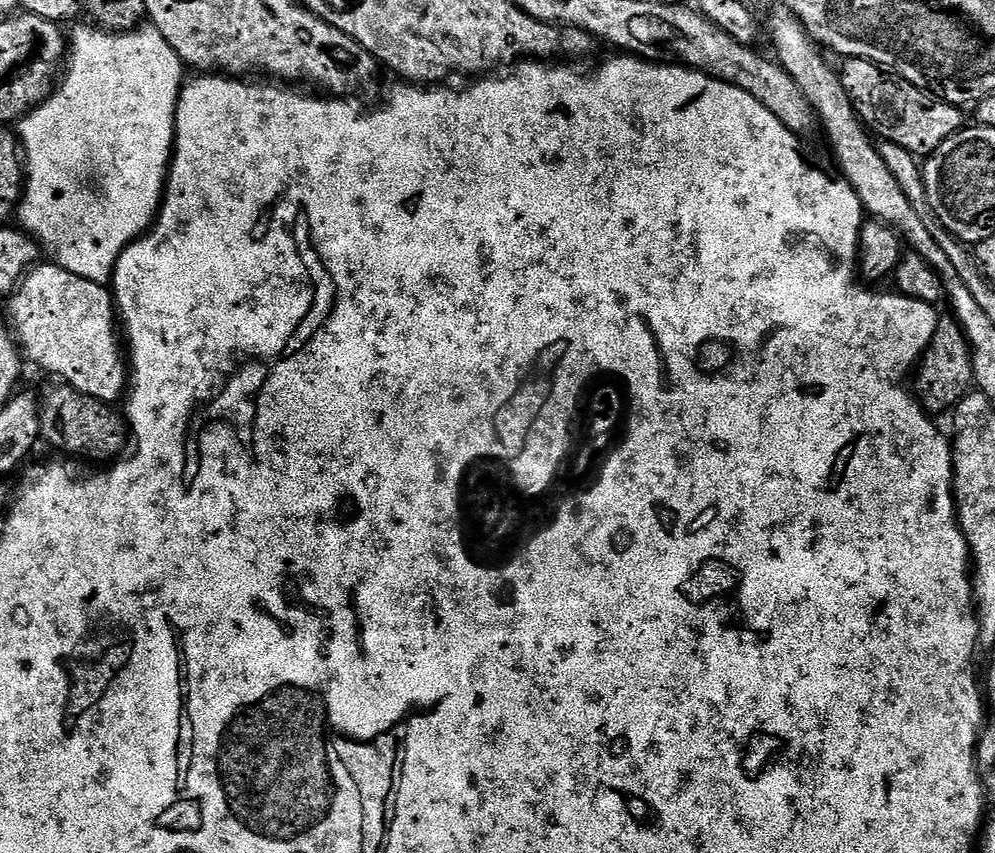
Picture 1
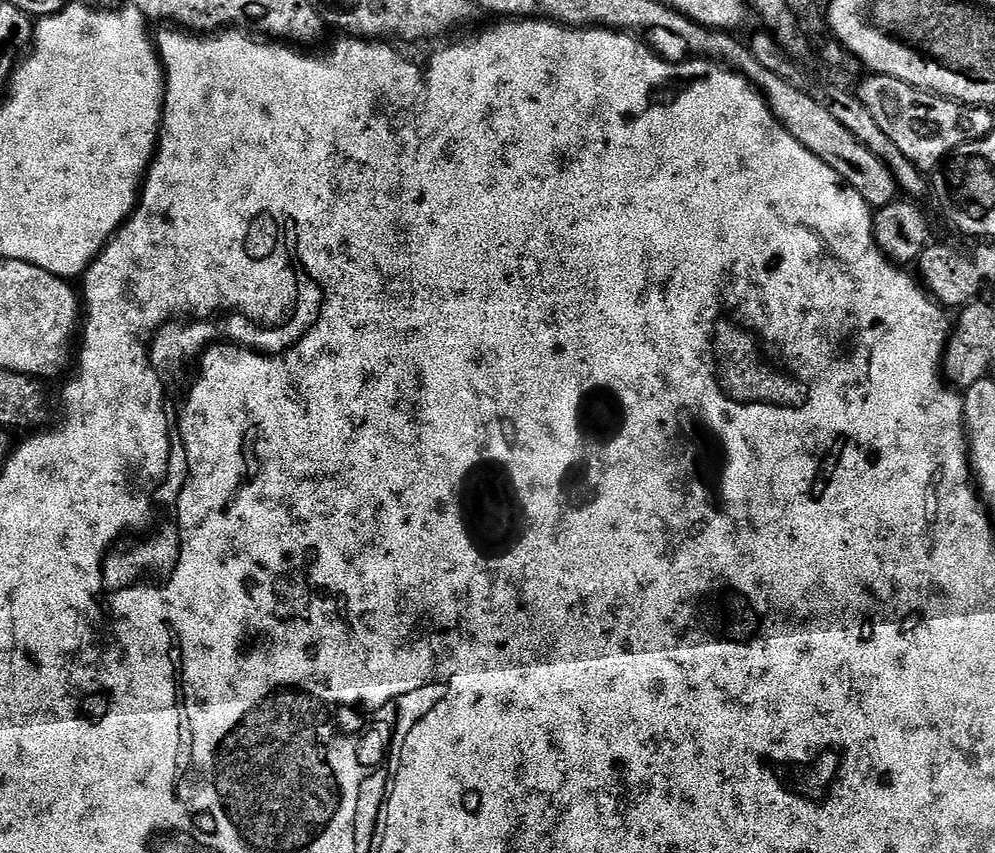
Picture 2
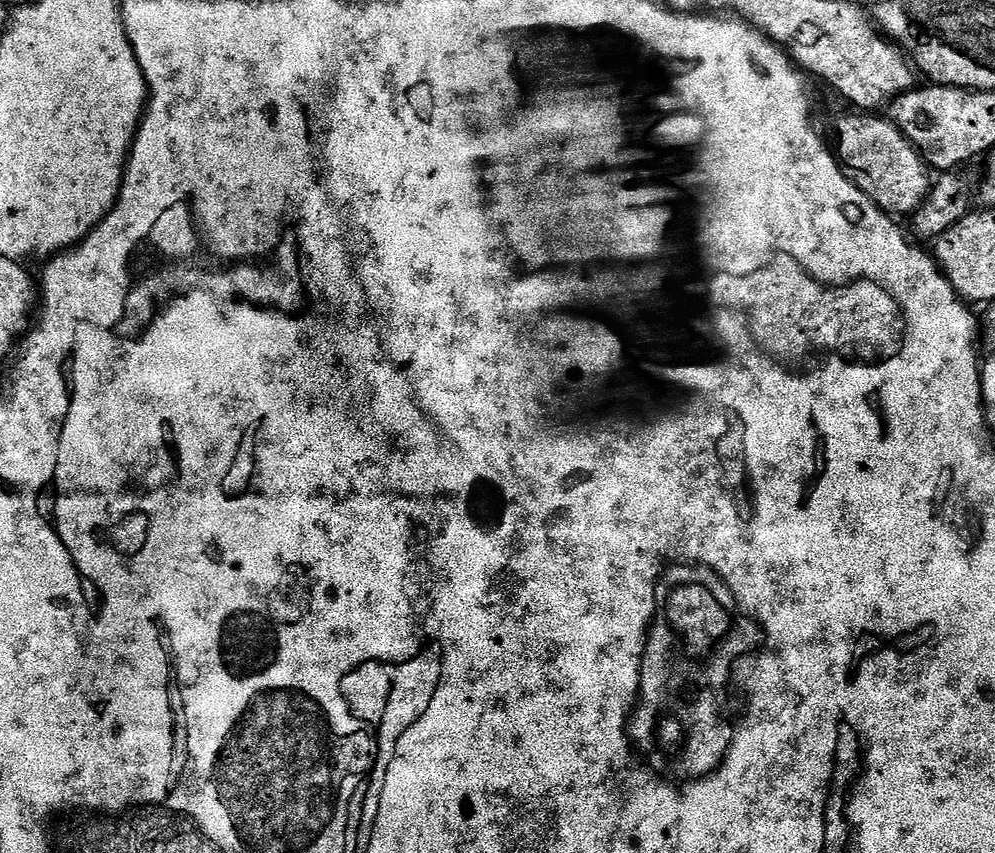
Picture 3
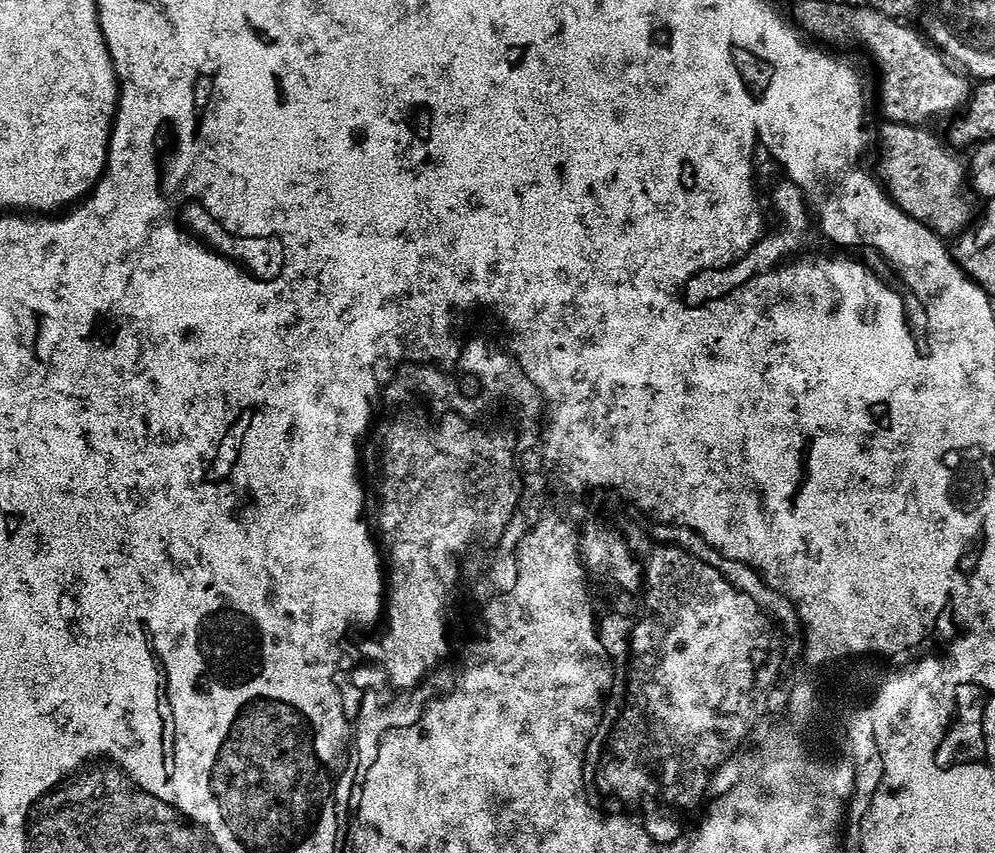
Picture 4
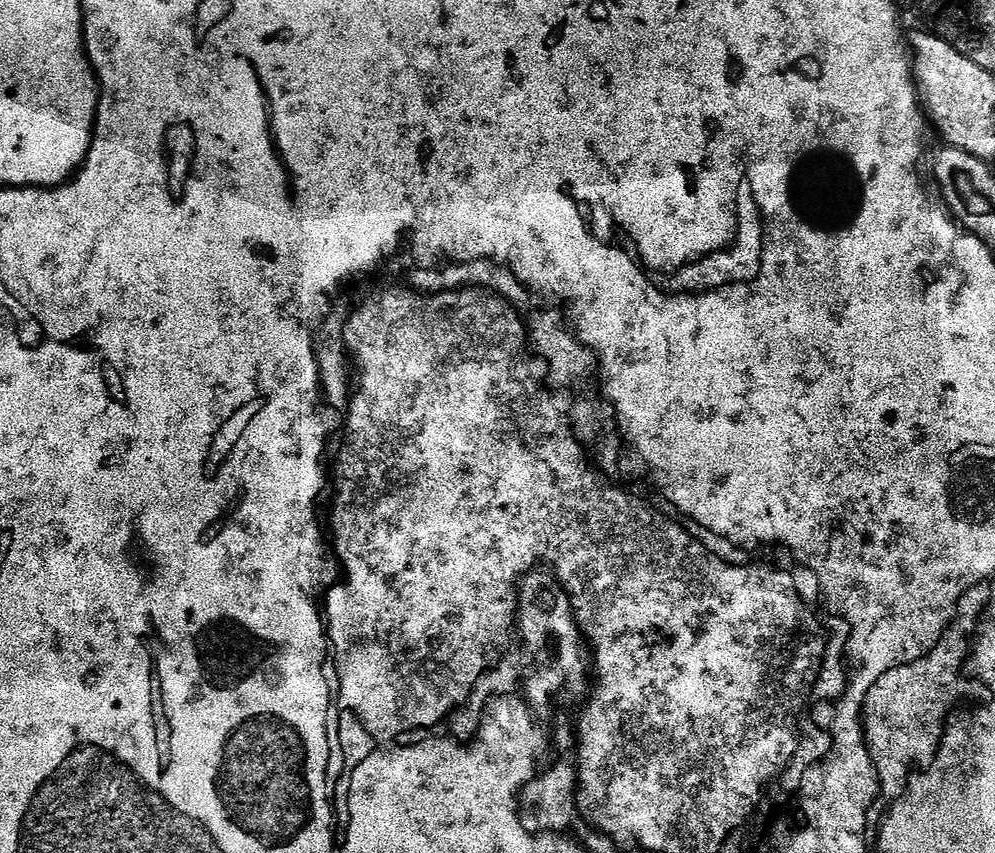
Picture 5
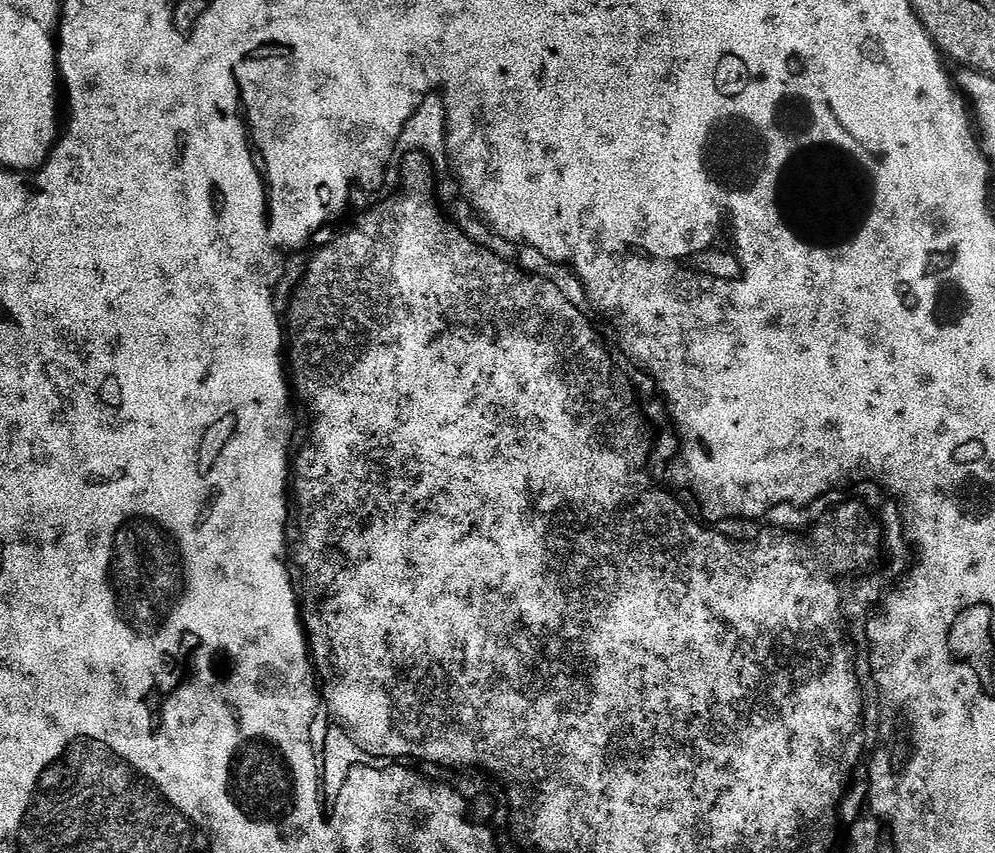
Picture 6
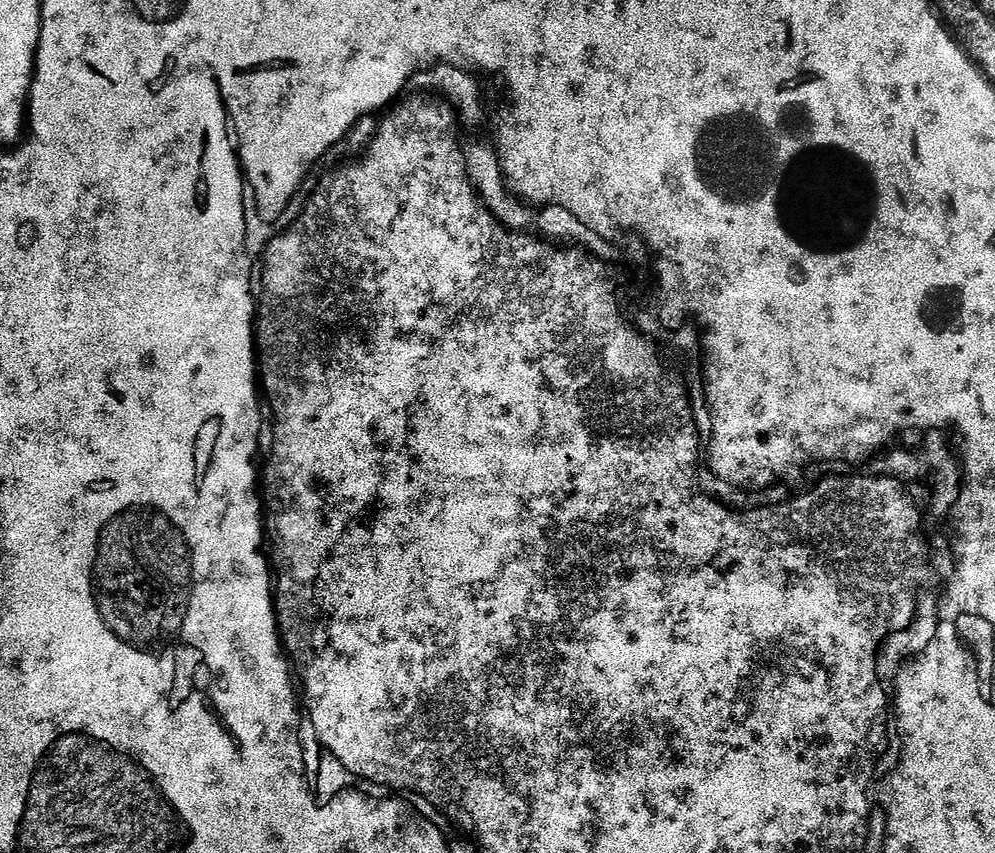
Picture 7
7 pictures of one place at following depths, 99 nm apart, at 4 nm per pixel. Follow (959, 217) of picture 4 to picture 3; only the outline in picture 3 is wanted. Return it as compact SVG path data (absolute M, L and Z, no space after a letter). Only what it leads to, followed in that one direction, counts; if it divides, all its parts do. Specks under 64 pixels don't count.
M852 114L836 120L834 155L844 175L866 198L893 217L912 214L928 198L930 169L916 147L900 133L891 119L879 120L876 114Z

